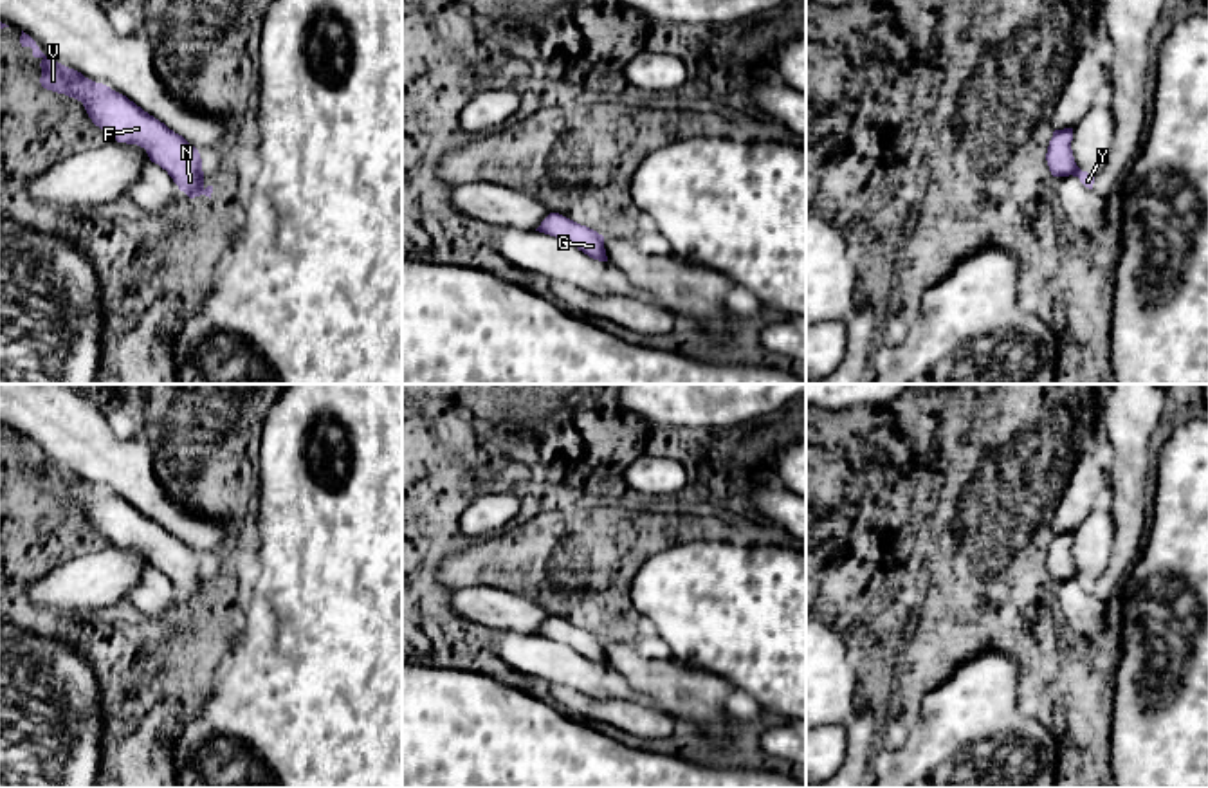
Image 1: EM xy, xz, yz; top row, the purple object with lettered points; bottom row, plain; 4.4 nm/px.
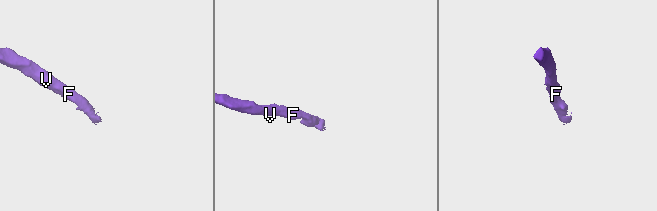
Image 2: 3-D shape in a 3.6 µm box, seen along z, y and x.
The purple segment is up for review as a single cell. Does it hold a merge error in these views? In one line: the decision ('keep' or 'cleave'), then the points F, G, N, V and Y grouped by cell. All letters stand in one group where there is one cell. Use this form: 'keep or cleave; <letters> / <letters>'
keep; F G N V Y

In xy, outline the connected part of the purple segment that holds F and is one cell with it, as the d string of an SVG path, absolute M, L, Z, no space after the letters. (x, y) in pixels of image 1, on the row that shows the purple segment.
M23 31L20 43L22 47L31 47L32 56L41 60L40 83L43 88L81 101L92 123L108 139L144 148L150 160L166 170L189 198L200 195L211 198L213 186L204 186L200 153L182 135L169 130L126 96L45 56Z

